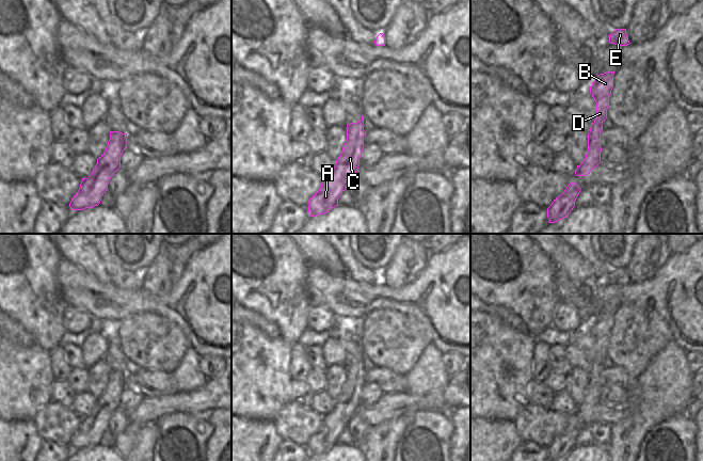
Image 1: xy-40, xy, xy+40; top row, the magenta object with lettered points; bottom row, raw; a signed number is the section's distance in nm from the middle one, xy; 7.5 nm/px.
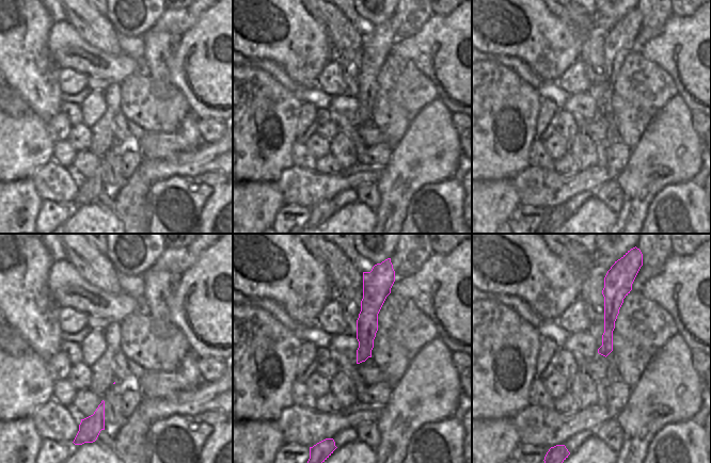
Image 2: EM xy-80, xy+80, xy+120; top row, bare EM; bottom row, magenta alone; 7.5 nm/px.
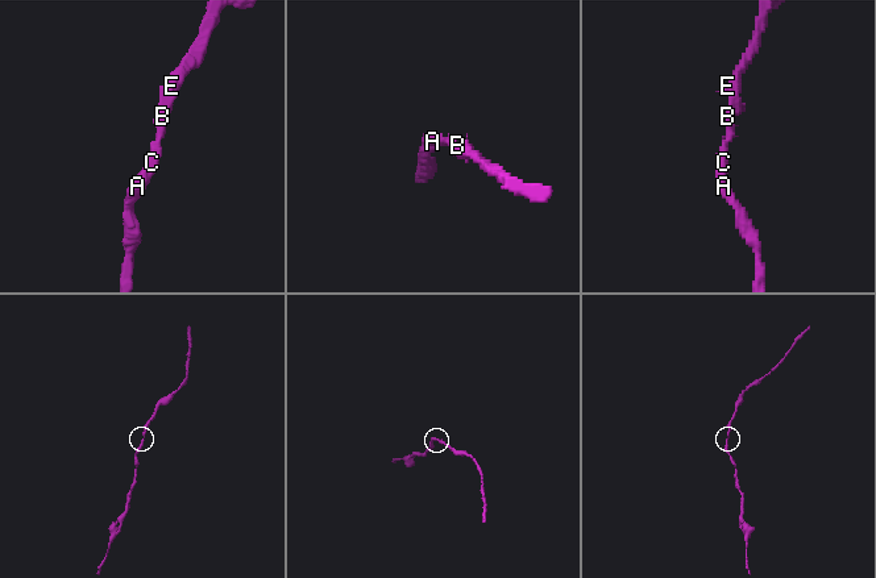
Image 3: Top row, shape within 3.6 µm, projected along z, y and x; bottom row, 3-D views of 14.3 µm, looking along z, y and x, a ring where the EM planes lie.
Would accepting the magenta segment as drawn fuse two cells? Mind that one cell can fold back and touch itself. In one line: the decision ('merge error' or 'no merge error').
no merge error

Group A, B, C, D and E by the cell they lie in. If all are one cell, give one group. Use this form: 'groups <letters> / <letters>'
groups A B C D E

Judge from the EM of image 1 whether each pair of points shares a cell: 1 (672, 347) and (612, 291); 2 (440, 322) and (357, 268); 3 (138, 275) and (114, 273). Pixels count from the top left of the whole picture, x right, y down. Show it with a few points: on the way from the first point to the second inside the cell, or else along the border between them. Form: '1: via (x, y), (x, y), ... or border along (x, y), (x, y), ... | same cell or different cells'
1: border along (673, 339), (685, 351) | different cells
2: border along (349, 275), (356, 282), (373, 283) | different cells
3: via (132, 276), (120, 276) | same cell

